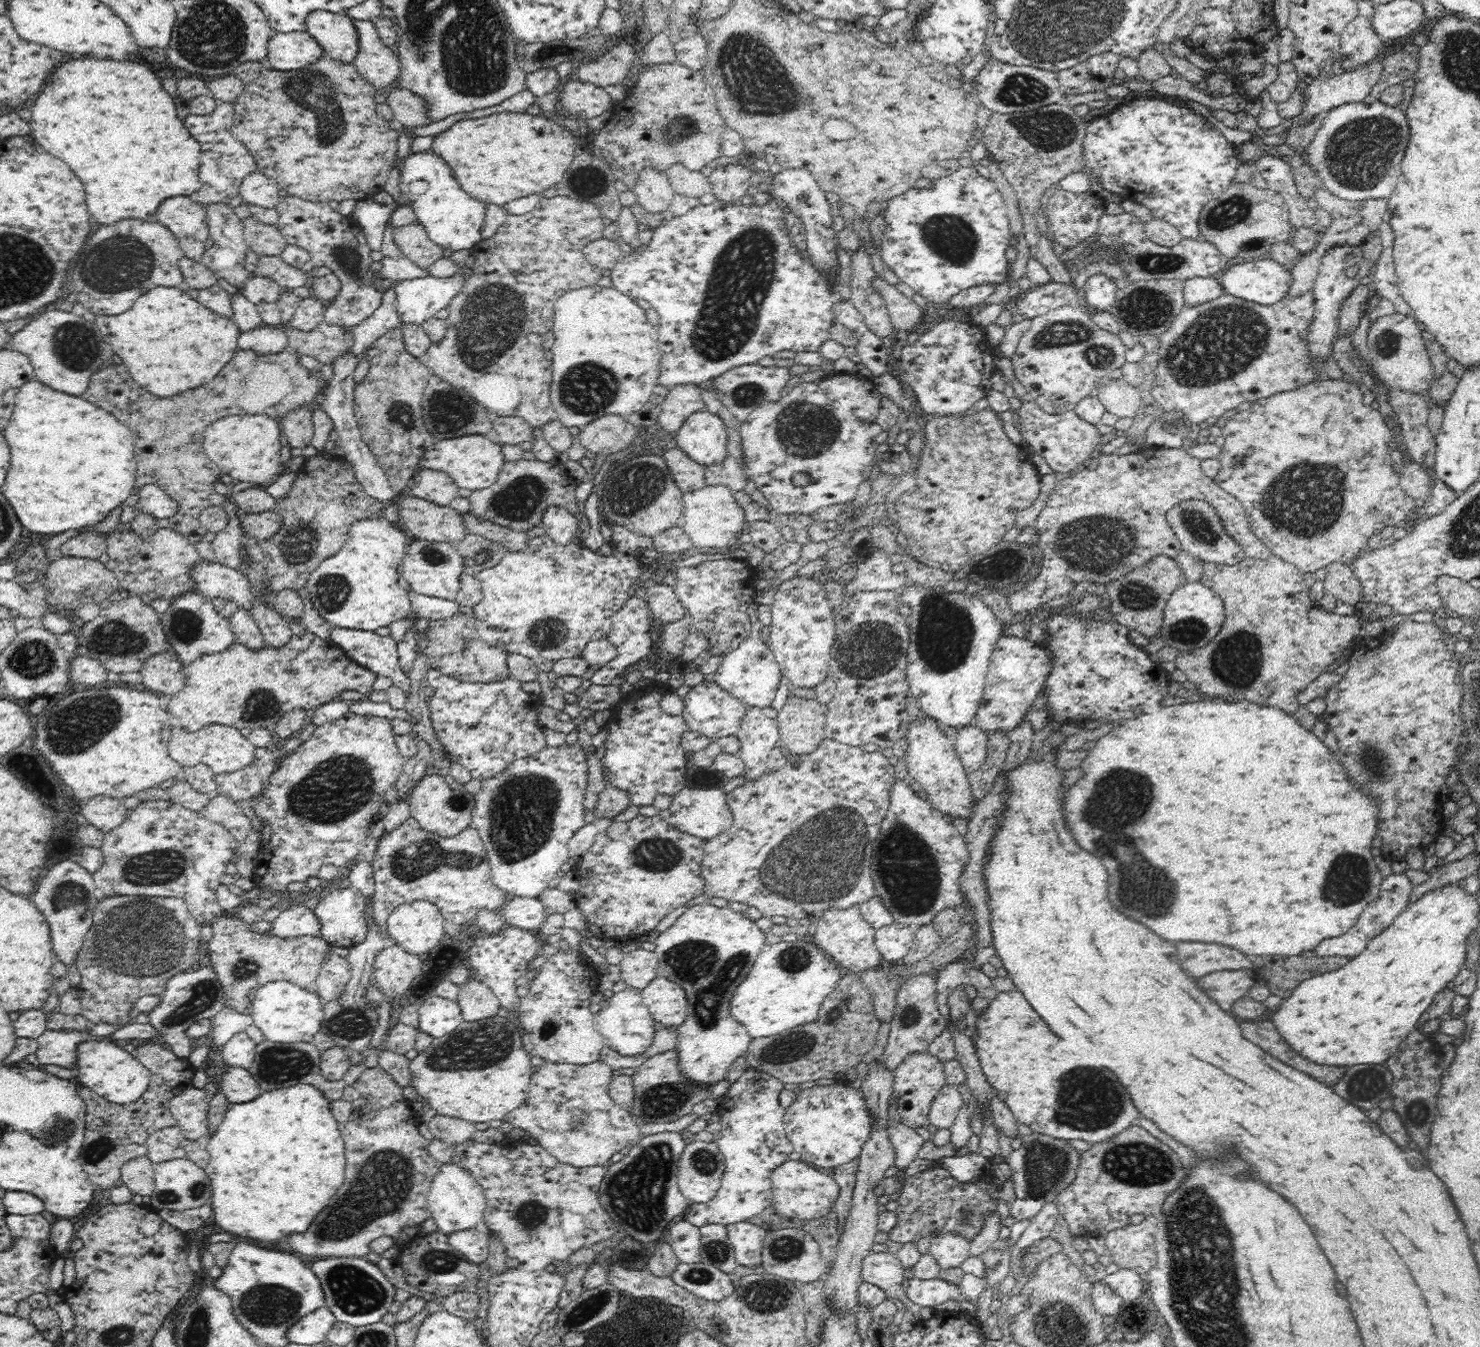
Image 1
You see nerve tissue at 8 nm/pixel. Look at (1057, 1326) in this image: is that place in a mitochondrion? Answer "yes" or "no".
yes

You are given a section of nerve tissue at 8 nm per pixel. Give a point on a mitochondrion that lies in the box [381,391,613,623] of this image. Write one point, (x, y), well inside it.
(522, 497)

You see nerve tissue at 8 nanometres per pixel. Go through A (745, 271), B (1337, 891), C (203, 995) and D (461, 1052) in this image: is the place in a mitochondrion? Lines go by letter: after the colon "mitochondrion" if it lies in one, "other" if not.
A: mitochondrion
B: mitochondrion
C: mitochondrion
D: mitochondrion

